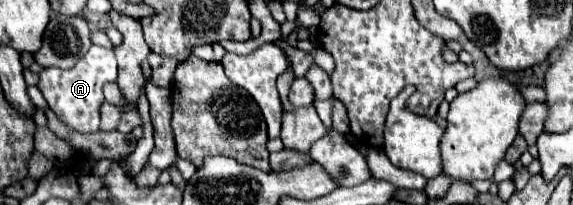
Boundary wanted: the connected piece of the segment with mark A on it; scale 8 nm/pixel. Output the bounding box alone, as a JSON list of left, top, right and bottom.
[40,46,116,134]

